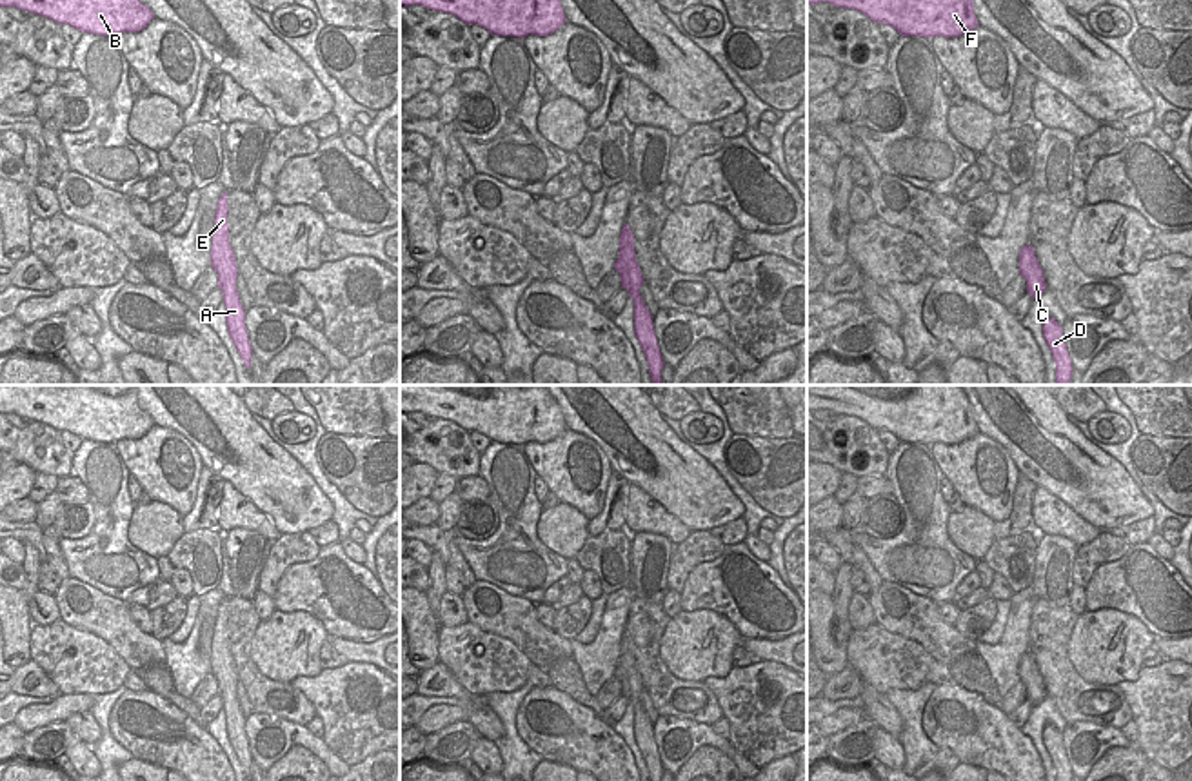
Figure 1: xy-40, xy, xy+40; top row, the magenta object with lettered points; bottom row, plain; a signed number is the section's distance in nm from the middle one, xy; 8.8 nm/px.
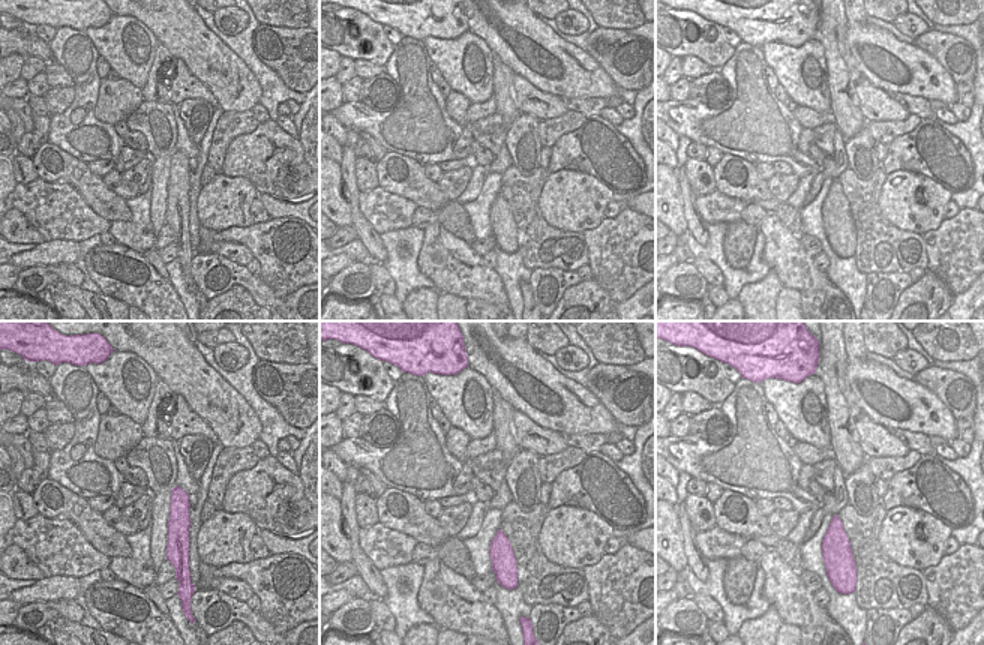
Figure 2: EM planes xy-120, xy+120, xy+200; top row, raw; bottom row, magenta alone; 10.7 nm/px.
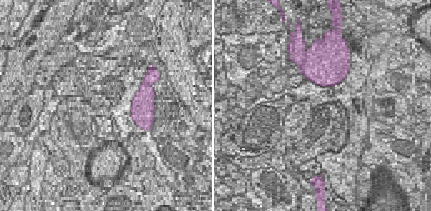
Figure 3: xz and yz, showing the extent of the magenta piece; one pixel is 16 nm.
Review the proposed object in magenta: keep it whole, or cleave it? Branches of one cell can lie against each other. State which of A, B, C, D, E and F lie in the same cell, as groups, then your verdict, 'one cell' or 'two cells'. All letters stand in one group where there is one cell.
groups A D E / B C F; two cells

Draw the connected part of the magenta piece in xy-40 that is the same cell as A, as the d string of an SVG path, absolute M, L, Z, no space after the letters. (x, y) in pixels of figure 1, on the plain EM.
M225 598L216 612L211 672L218 681L218 696L224 701L229 743L240 765L243 766L245 776L249 776L253 756L245 736L245 717L242 714L238 696L236 696L238 674L236 674L234 659L229 650L227 619L229 619L229 612L227 612L227 598Z

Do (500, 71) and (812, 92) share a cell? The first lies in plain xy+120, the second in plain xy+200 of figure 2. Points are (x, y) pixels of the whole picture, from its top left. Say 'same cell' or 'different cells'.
different cells

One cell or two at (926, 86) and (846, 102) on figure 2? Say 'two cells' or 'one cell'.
two cells

